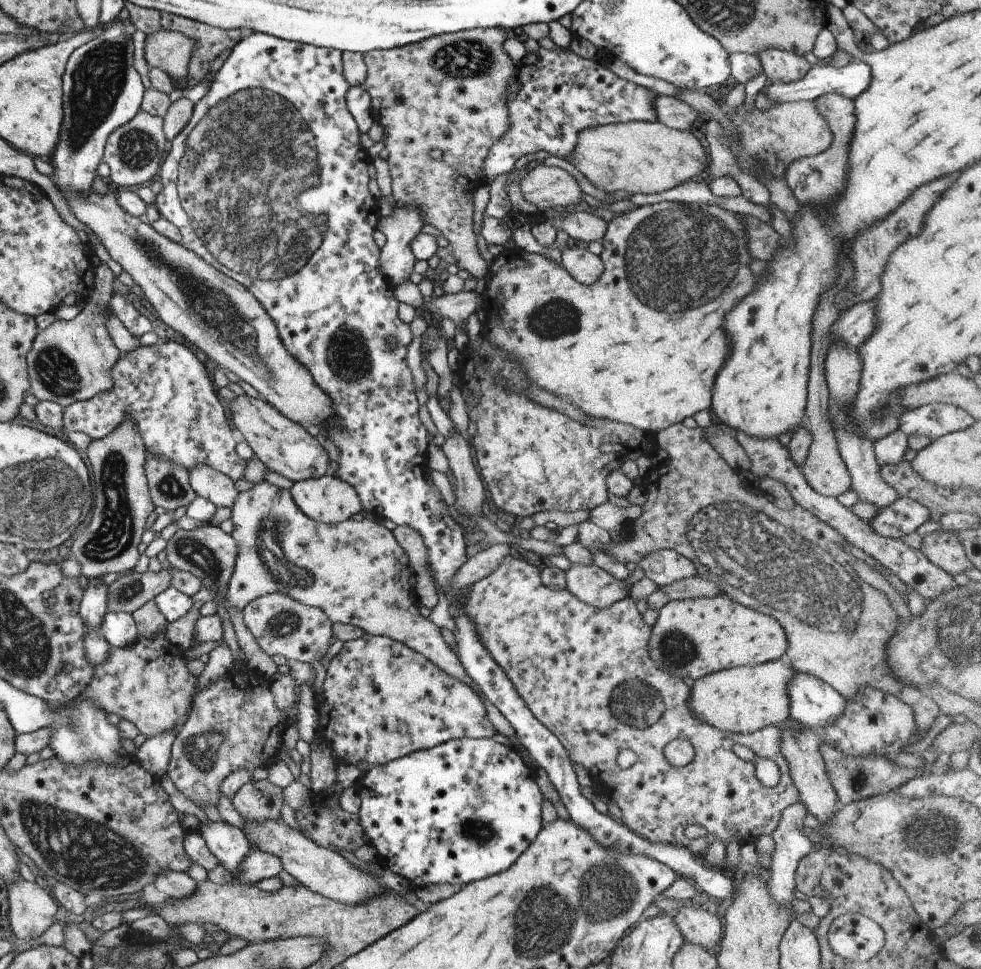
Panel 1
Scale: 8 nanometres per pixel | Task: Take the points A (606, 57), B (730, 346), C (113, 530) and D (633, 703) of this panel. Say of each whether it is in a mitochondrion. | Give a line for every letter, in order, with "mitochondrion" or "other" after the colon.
A: other
B: other
C: mitochondrion
D: mitochondrion

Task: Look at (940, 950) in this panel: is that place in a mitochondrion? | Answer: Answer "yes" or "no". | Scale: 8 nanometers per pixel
no

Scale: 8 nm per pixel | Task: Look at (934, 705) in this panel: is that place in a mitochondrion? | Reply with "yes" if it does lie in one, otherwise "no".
no

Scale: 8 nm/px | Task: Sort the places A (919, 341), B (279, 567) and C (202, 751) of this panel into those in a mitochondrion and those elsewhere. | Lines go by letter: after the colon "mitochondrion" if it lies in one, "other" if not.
A: other
B: mitochondrion
C: mitochondrion

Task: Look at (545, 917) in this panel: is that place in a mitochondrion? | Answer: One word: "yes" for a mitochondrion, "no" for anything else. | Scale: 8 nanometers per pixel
yes

